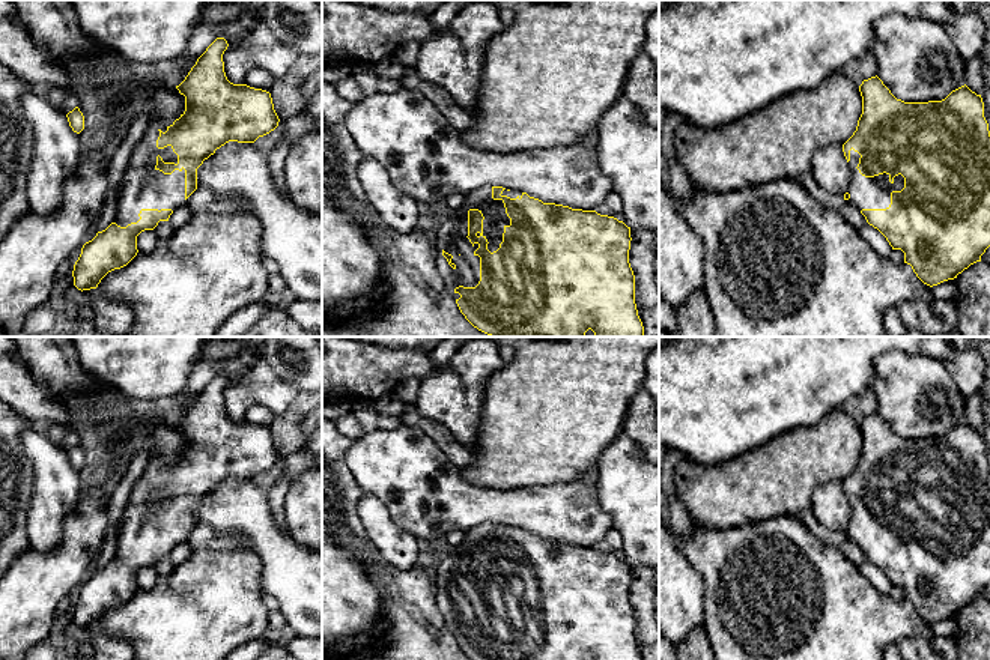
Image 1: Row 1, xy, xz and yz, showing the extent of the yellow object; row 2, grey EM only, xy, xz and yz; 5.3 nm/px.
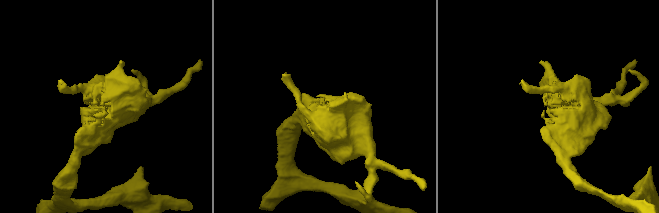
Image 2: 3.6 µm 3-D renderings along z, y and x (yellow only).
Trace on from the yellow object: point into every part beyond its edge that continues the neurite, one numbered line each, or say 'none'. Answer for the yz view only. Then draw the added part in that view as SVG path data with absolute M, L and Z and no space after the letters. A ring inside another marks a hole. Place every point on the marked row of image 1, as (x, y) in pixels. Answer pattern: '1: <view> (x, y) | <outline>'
1: yz (865, 193) | M850 150L850 180L849 188L849 204L856 209L886 209L891 204L891 192L901 191L904 188L904 177L901 174L894 177L894 182L889 182L889 174L883 173L874 177L865 177L856 168L859 164L861 155Z

